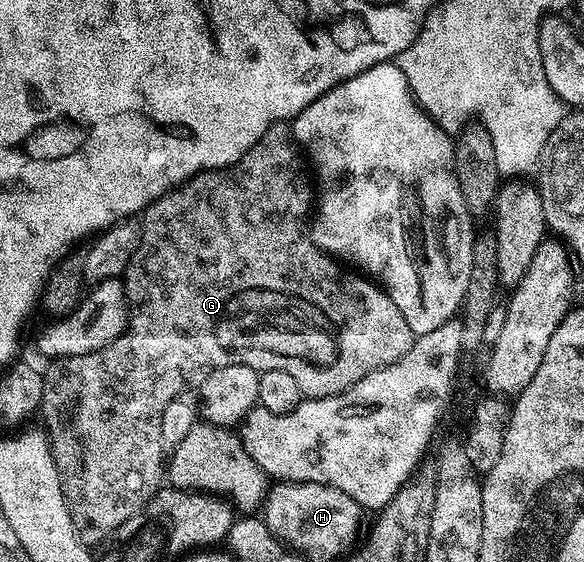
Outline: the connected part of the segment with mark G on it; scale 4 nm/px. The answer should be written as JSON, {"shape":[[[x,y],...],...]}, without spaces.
{"shape":[[[282,123],[272,124],[268,133],[241,160],[234,162],[229,168],[213,168],[210,172],[200,172],[196,176],[191,176],[189,180],[179,184],[177,188],[144,209],[140,245],[136,247],[136,252],[130,258],[128,268],[122,277],[124,296],[128,300],[127,328],[118,338],[114,338],[114,342],[110,342],[110,346],[94,350],[90,354],[53,359],[49,363],[52,365],[44,372],[44,389],[38,412],[39,415],[44,415],[42,427],[47,435],[48,444],[52,447],[52,457],[60,475],[62,494],[68,503],[72,521],[85,537],[93,536],[96,542],[103,541],[118,531],[127,520],[134,518],[134,514],[142,511],[160,491],[162,477],[166,472],[166,449],[162,442],[162,410],[166,410],[166,406],[170,406],[170,402],[174,402],[174,398],[178,398],[182,393],[199,389],[200,383],[210,378],[214,370],[235,364],[250,366],[259,373],[266,370],[286,370],[286,374],[291,374],[298,382],[301,397],[317,400],[345,392],[347,388],[354,386],[354,382],[366,378],[366,374],[398,362],[398,358],[402,358],[402,354],[410,350],[414,339],[410,326],[406,326],[402,310],[394,306],[391,298],[384,293],[384,289],[371,279],[341,266],[312,241],[306,227],[306,216],[304,220],[304,204],[311,205],[313,200],[314,184],[310,179],[302,149],[297,144],[296,137],[292,135],[291,127],[287,123]]]}

